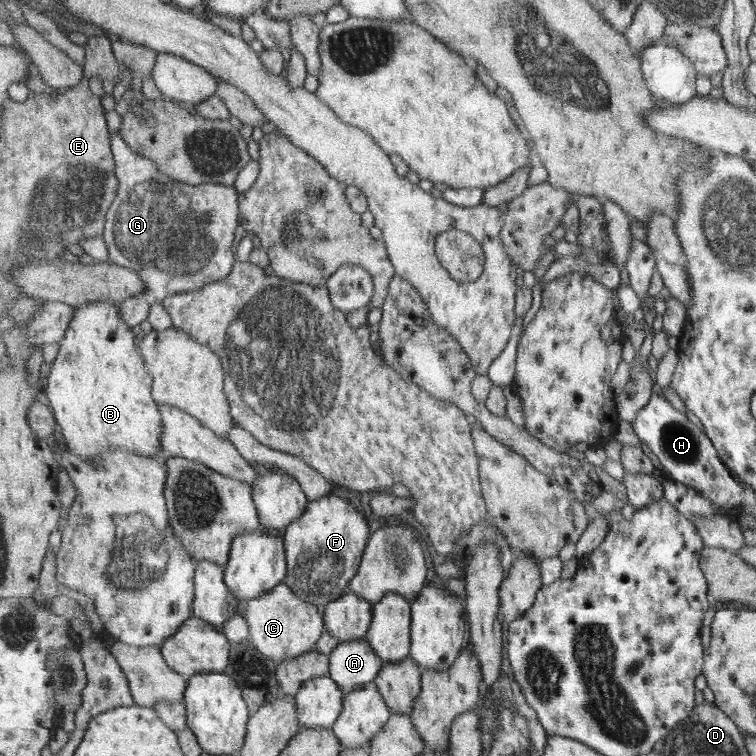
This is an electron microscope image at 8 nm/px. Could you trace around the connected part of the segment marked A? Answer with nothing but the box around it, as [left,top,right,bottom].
[329,636,384,694]

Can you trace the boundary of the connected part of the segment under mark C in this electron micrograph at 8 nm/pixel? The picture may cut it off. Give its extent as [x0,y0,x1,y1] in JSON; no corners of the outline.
[243,582,326,662]

